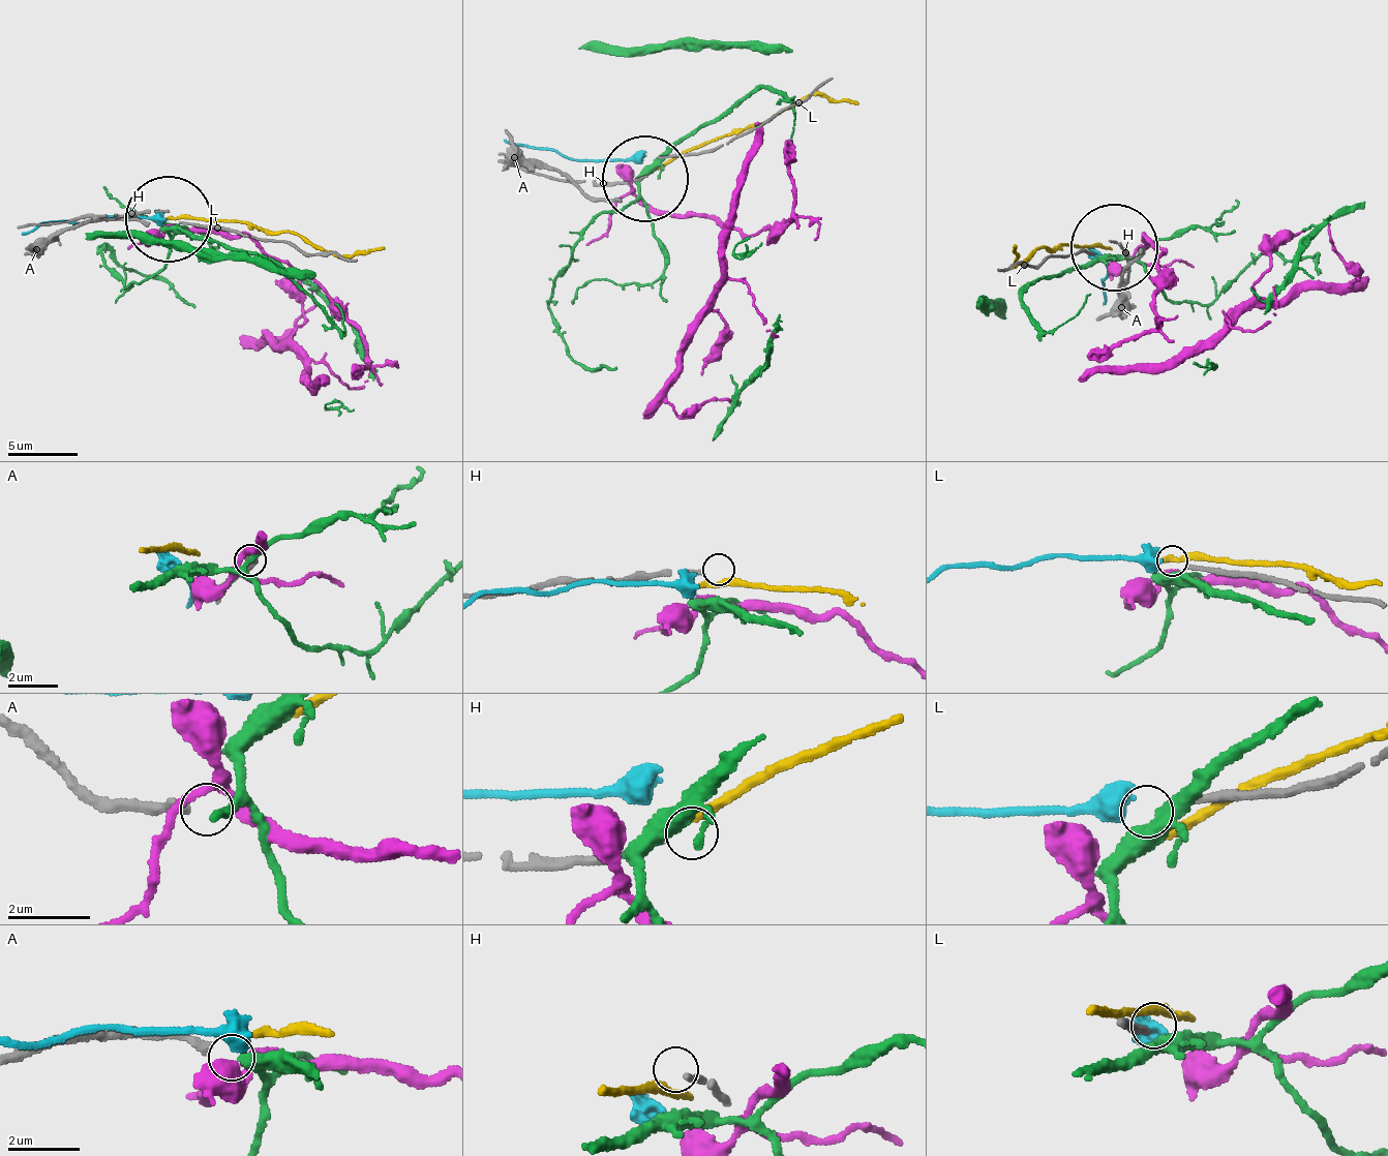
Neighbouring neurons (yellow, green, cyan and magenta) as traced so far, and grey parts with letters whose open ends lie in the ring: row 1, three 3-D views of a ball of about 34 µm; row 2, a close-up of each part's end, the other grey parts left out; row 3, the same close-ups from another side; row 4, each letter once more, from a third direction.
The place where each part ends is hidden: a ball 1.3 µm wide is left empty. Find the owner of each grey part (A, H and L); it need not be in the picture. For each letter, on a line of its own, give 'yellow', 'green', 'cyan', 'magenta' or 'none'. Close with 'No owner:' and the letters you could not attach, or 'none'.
A: magenta
H: none
L: cyan
No owner: H

